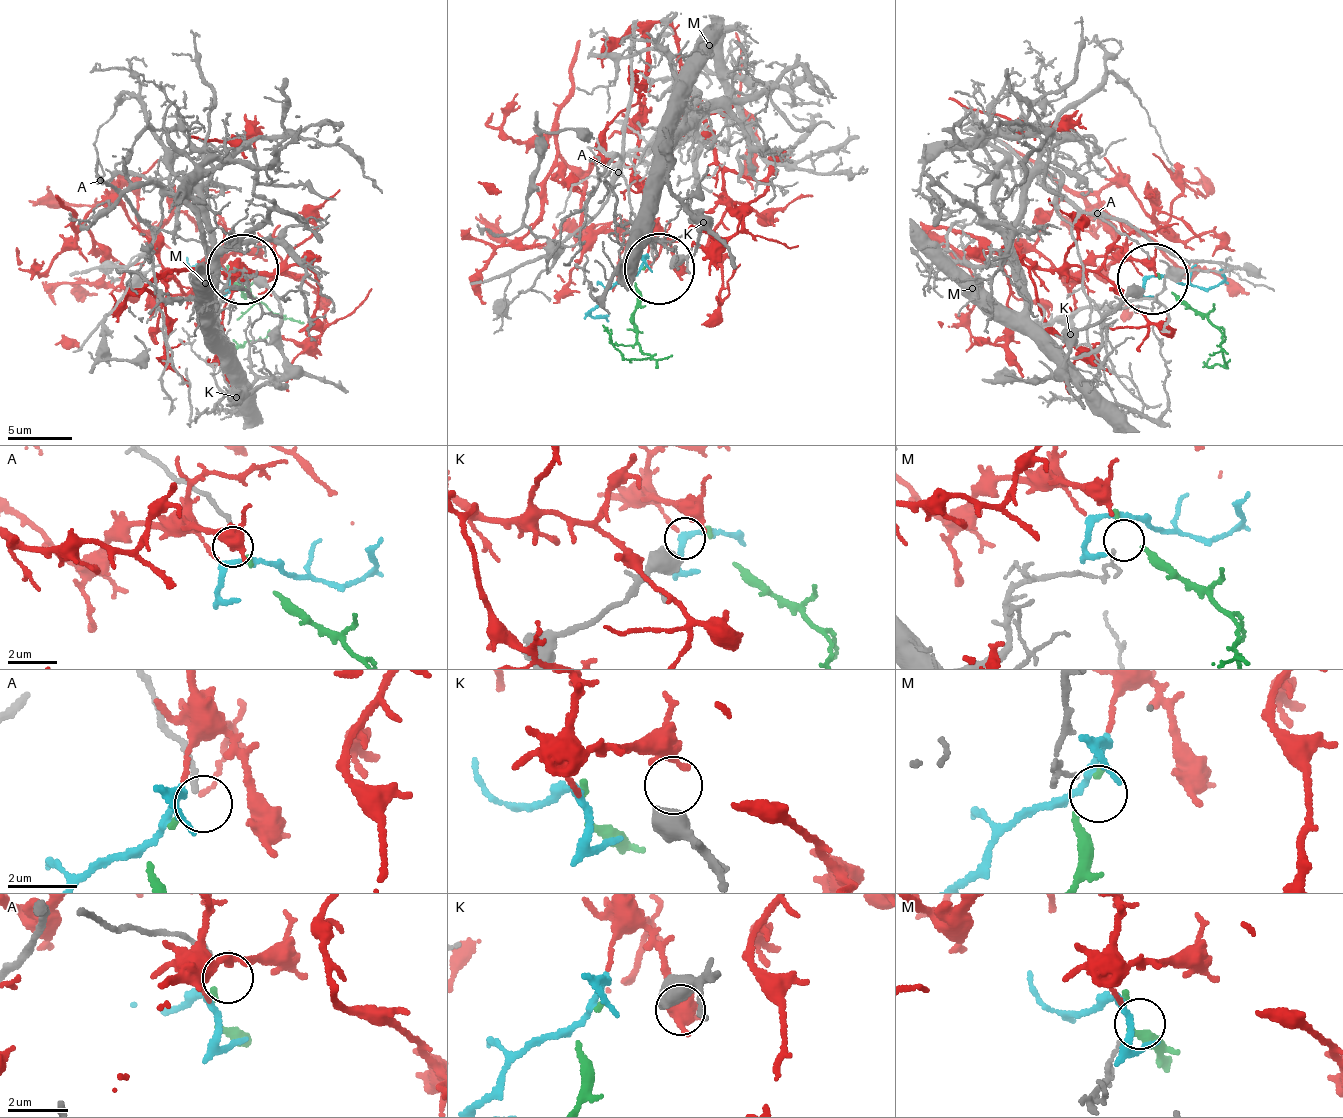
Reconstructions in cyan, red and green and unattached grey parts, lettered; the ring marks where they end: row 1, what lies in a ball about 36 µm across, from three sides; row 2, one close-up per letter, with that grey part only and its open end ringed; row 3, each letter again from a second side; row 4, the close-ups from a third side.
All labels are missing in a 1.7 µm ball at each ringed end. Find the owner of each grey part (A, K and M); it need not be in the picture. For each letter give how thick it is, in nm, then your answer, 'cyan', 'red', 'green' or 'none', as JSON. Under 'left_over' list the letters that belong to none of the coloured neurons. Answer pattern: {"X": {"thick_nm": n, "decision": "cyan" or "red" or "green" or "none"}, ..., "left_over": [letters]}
{"A": {"thick_nm": 160, "decision": "green"}, "K": {"thick_nm": 600, "decision": "none"}, "M": {"thick_nm": 120, "decision": "none"}, "left_over": ["K", "M"]}

